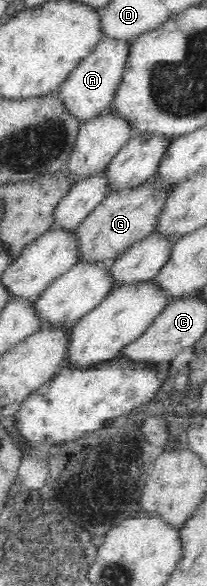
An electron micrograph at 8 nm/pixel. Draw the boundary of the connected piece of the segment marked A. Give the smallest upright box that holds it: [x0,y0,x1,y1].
[55,37,129,125]

